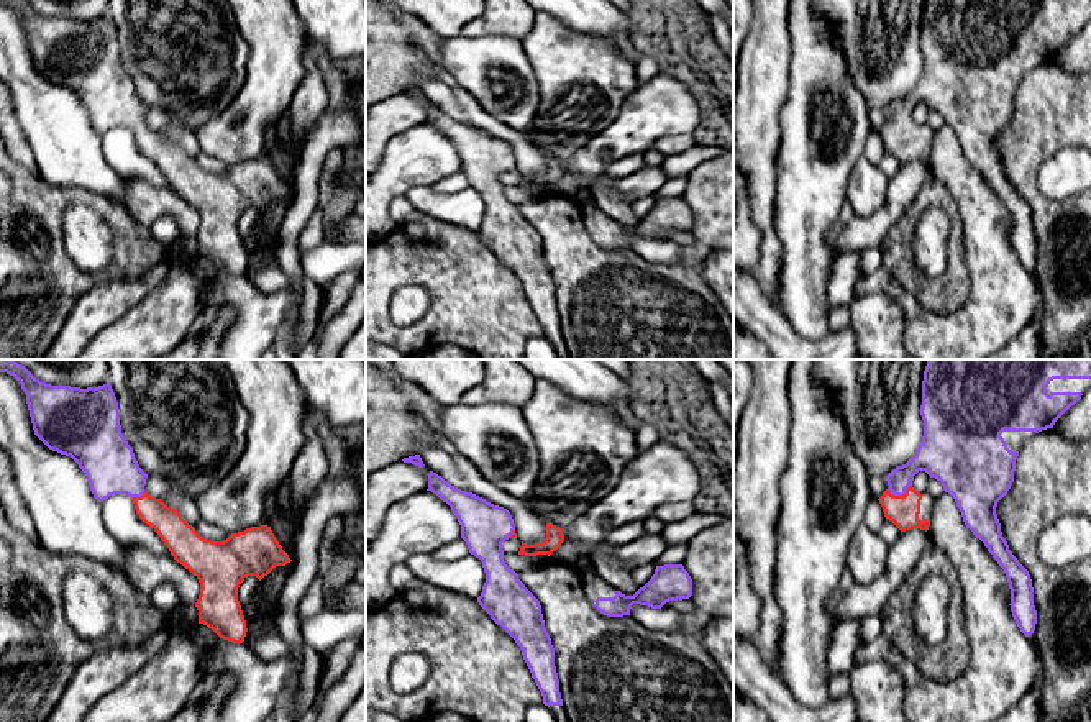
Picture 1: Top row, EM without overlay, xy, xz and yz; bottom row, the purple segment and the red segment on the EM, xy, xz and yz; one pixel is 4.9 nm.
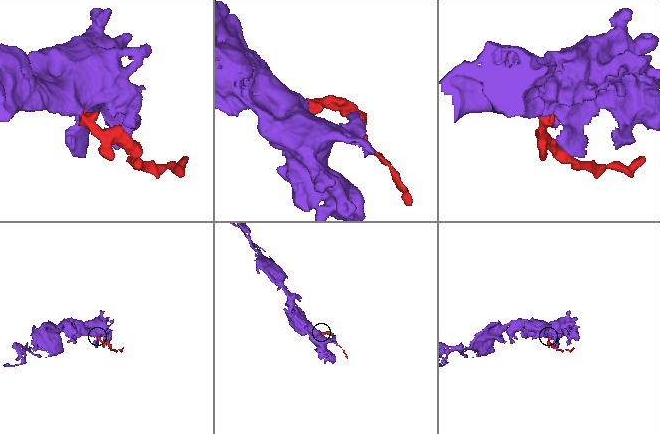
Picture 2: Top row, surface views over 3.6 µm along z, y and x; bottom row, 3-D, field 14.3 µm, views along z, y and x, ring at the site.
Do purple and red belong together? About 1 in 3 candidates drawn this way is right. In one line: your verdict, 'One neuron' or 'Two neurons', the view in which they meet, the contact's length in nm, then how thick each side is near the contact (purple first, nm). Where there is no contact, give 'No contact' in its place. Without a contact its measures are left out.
One neuron. Touches purple in yz. Shared border 120 nm. Thickness 170 nm (purple) against 160 nm

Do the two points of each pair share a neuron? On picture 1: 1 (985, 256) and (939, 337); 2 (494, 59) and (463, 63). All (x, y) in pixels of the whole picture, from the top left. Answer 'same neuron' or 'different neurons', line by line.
1: same neuron
2: same neuron

